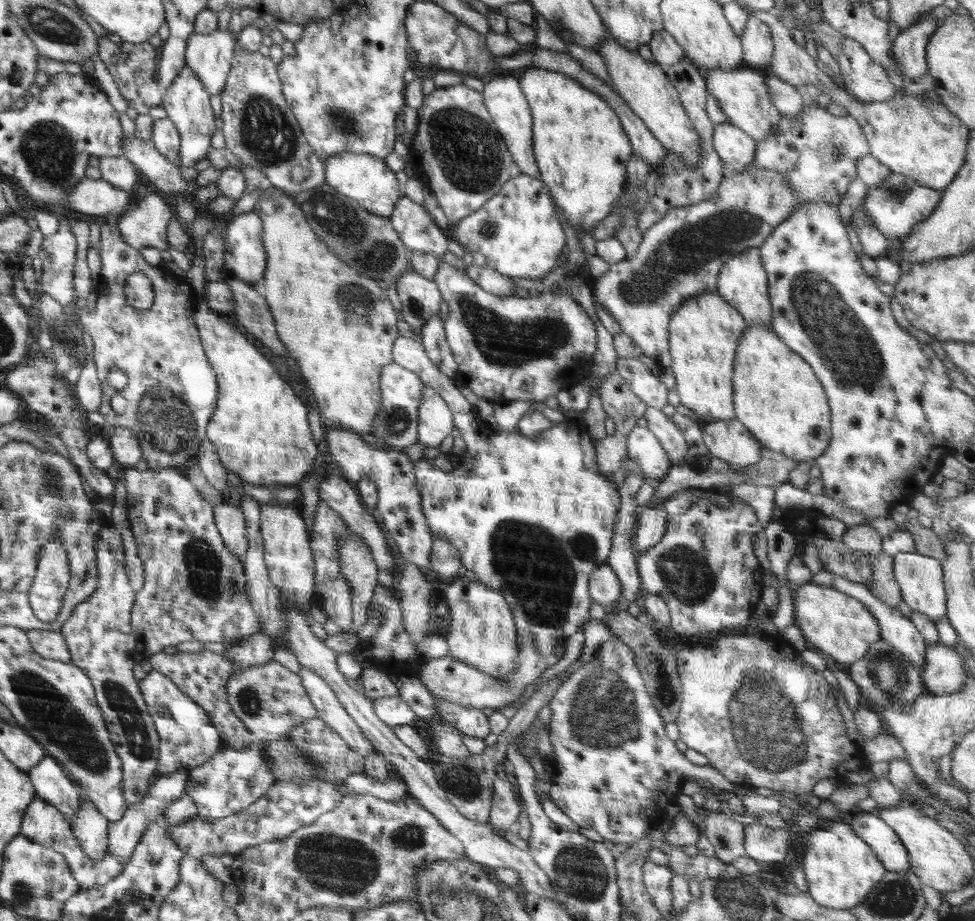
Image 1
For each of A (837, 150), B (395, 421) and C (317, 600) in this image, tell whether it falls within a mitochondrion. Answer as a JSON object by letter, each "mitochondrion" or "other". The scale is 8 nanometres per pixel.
{"A":"mitochondrion","B":"mitochondrion","C":"other"}

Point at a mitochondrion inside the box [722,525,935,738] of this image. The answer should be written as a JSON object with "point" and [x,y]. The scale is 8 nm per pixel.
{"point":[888,672]}

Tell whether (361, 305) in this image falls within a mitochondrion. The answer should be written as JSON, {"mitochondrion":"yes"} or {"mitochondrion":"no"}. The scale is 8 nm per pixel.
{"mitochondrion":"yes"}

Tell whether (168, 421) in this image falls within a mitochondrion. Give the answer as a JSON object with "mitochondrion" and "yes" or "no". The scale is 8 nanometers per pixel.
{"mitochondrion":"yes"}

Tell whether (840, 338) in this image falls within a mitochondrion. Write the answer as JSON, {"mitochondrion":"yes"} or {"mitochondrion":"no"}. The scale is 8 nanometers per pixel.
{"mitochondrion":"yes"}

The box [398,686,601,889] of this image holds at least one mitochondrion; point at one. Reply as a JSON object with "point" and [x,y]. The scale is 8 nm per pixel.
{"point":[462,783]}

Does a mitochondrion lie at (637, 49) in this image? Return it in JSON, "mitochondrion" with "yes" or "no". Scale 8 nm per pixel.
{"mitochondrion":"no"}

